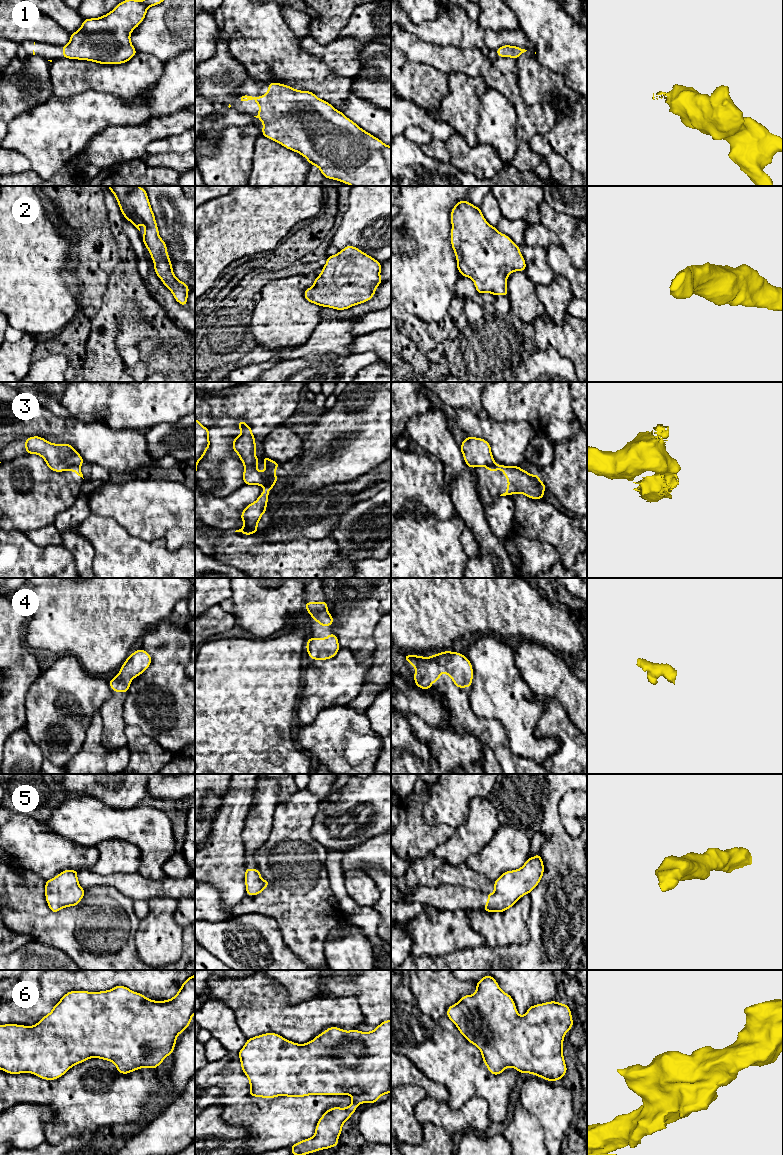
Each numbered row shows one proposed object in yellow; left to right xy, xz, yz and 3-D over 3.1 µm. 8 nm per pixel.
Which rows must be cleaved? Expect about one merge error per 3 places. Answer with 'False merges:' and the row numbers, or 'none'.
False merges: 3

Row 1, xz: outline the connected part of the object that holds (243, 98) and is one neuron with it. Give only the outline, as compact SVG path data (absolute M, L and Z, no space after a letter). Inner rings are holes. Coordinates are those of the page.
M271 82L265 95L242 95L238 101L255 100L259 105L256 116L263 122L262 134L287 149L304 156L311 165L317 166L325 178L338 180L351 186L391 186L391 146L364 131L330 103L319 99L310 91L300 91L290 86Z

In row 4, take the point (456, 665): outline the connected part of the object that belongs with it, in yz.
M444 651L430 657L409 654L403 659L416 668L414 682L423 690L428 690L434 682L439 681L441 673L449 675L460 689L469 688L472 684L473 667L461 653Z

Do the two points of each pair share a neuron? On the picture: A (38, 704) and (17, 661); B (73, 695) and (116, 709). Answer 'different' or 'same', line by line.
A: different
B: different

